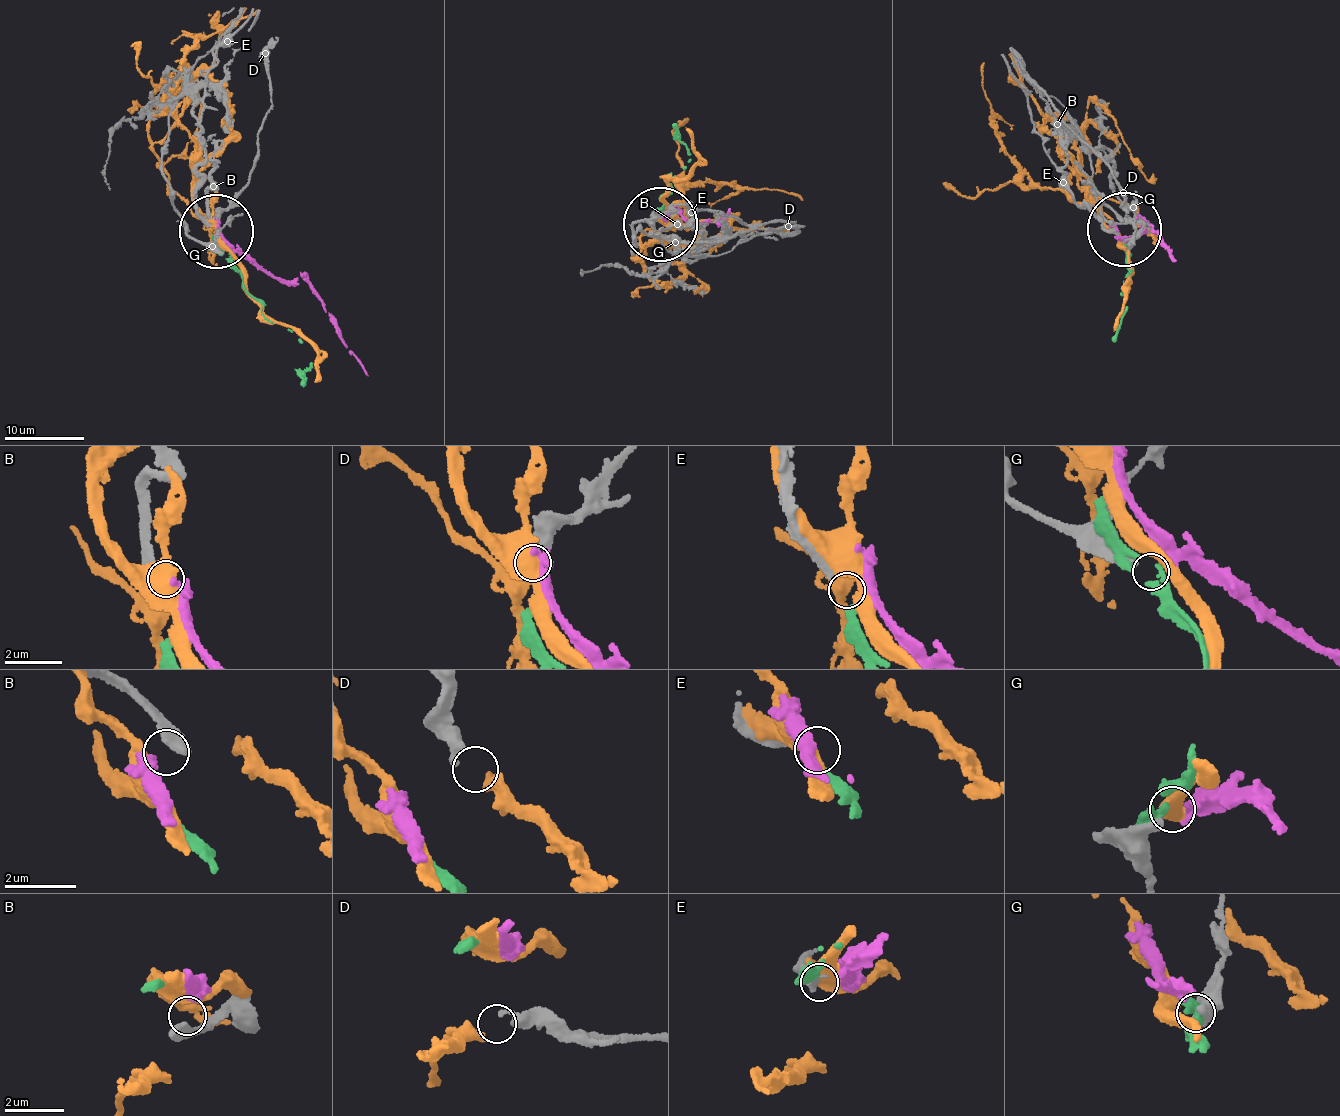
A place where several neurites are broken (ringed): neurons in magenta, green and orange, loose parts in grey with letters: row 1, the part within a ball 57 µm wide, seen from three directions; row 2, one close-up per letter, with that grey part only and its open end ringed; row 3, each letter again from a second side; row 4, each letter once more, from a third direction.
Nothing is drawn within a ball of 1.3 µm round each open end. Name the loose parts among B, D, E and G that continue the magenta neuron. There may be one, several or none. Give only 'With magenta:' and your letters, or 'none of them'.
With magenta: B

